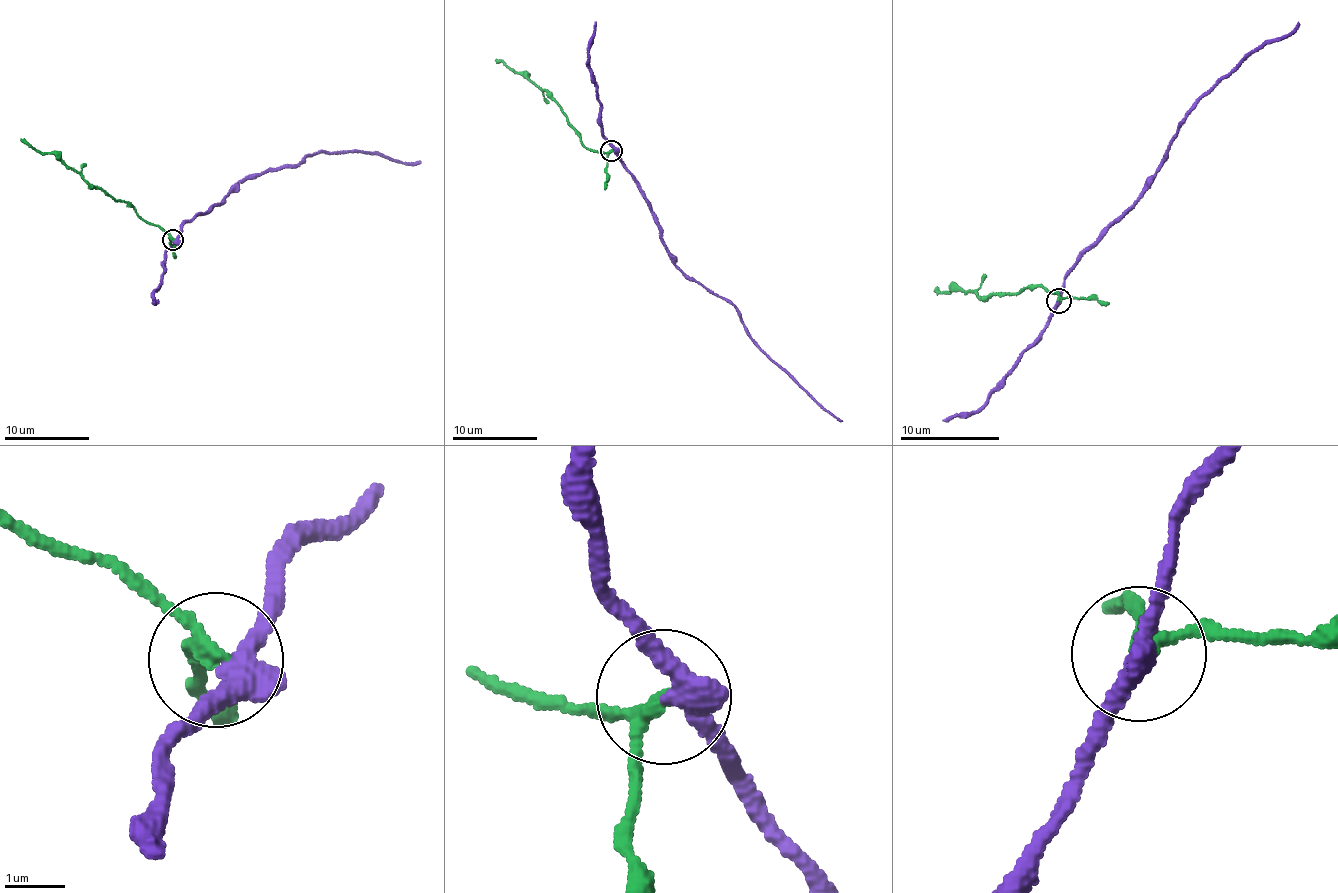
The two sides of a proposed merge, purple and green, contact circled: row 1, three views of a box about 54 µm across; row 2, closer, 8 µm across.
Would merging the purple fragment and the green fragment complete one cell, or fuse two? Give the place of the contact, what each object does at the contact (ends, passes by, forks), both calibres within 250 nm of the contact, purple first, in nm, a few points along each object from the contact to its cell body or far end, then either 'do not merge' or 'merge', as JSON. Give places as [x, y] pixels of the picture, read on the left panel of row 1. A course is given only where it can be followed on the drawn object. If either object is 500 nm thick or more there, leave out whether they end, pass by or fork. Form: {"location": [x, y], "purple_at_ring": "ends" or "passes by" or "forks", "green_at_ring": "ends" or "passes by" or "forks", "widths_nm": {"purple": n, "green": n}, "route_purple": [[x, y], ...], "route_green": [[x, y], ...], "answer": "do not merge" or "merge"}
{"location": [173, 239], "purple_at_ring": "passes by", "green_at_ring": "passes by", "widths_nm": {"purple": 360, "green": 190}, "route_purple": [[173, 239], [181, 225], [217, 206], [230, 188], [321, 152], [374, 153], [410, 164], [420, 159]], "route_green": [[173, 239], [149, 224], [129, 204], [90, 186], [53, 154], [34, 151], [20, 138]], "answer": "do not merge"}

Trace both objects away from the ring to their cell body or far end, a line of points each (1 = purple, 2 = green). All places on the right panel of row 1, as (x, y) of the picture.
1: (1059, 300), (1084, 252), (1098, 245), (1148, 185), (1180, 123), (1220, 80), (1264, 44), (1292, 32), (1297, 21)
2: (1059, 300), (1056, 293), (1040, 287), (983, 299), (955, 286), (944, 294), (934, 288)

